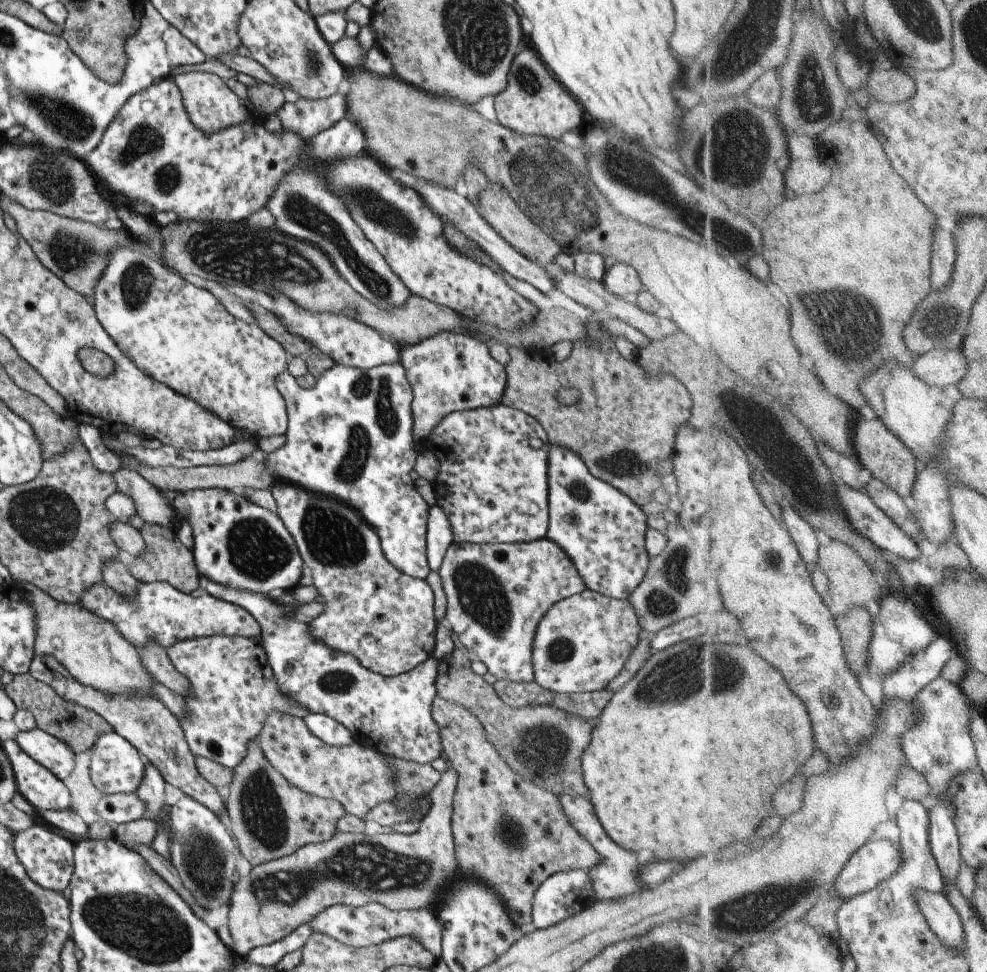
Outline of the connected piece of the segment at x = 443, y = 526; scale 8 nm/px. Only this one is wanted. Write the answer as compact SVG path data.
M439 506L426 510L425 556L434 564L442 559L451 544L451 526Z

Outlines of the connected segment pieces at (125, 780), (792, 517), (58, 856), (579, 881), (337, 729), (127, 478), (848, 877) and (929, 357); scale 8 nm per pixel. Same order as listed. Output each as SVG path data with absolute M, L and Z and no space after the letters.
M114 731L97 736L97 740L89 746L92 753L89 757L89 779L100 792L107 795L130 793L135 791L143 780L146 762L135 748Z
M784 504L783 526L790 532L807 564L819 565L820 546L823 537L793 508Z
M33 823L25 831L14 834L13 852L19 864L23 866L23 872L43 890L62 892L68 886L71 870L73 870L73 844L63 836L60 838L42 824Z
M565 870L557 872L550 878L543 880L535 892L533 892L533 902L531 902L531 920L532 930L546 930L572 915L583 911L593 902L593 886L589 878L588 870Z
M310 713L301 718L301 724L307 726L307 730L319 738L319 741L329 746L347 746L354 742L351 734L335 720L317 713Z
M122 468L110 474L113 478L115 492L128 495L134 504L139 518L157 526L172 524L176 527L177 515L171 509L169 500L155 486L145 481L137 472Z
M887 838L869 842L841 870L831 895L837 894L837 898L847 901L853 896L870 892L896 875L905 860L901 845L895 848Z
M931 350L916 357L913 367L919 380L929 386L961 385L969 376L969 362L962 350Z

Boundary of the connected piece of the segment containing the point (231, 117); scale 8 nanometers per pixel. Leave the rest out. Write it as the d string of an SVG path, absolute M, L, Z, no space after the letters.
M183 72L172 77L175 86L179 90L181 104L183 104L183 110L187 114L189 122L197 130L201 130L205 136L217 134L223 128L241 124L241 122L245 122L255 112L252 103L247 98L239 98L215 74L207 74L207 72Z

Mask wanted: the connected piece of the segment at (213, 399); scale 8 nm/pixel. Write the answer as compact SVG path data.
M137 245L134 246L115 246L107 256L105 256L105 268L101 272L101 278L97 280L95 288L93 288L93 298L90 303L93 306L95 318L99 325L107 332L107 335L115 346L119 346L119 350L123 354L127 354L127 358L133 360L133 365L137 366L145 376L149 376L151 380L171 388L177 394L183 394L185 398L197 402L199 406L203 406L207 412L215 414L217 418L221 418L223 422L227 422L231 428L243 430L247 434L253 436L253 440L259 440L263 437L279 436L286 432L287 412L281 395L275 389L275 376L286 371L285 354L281 344L273 338L269 338L263 330L260 330L255 324L247 324L241 320L234 318L227 312L213 294L207 292L205 288L192 285L186 278L181 277L169 267L162 265L158 259L155 259L148 251L145 251Z

